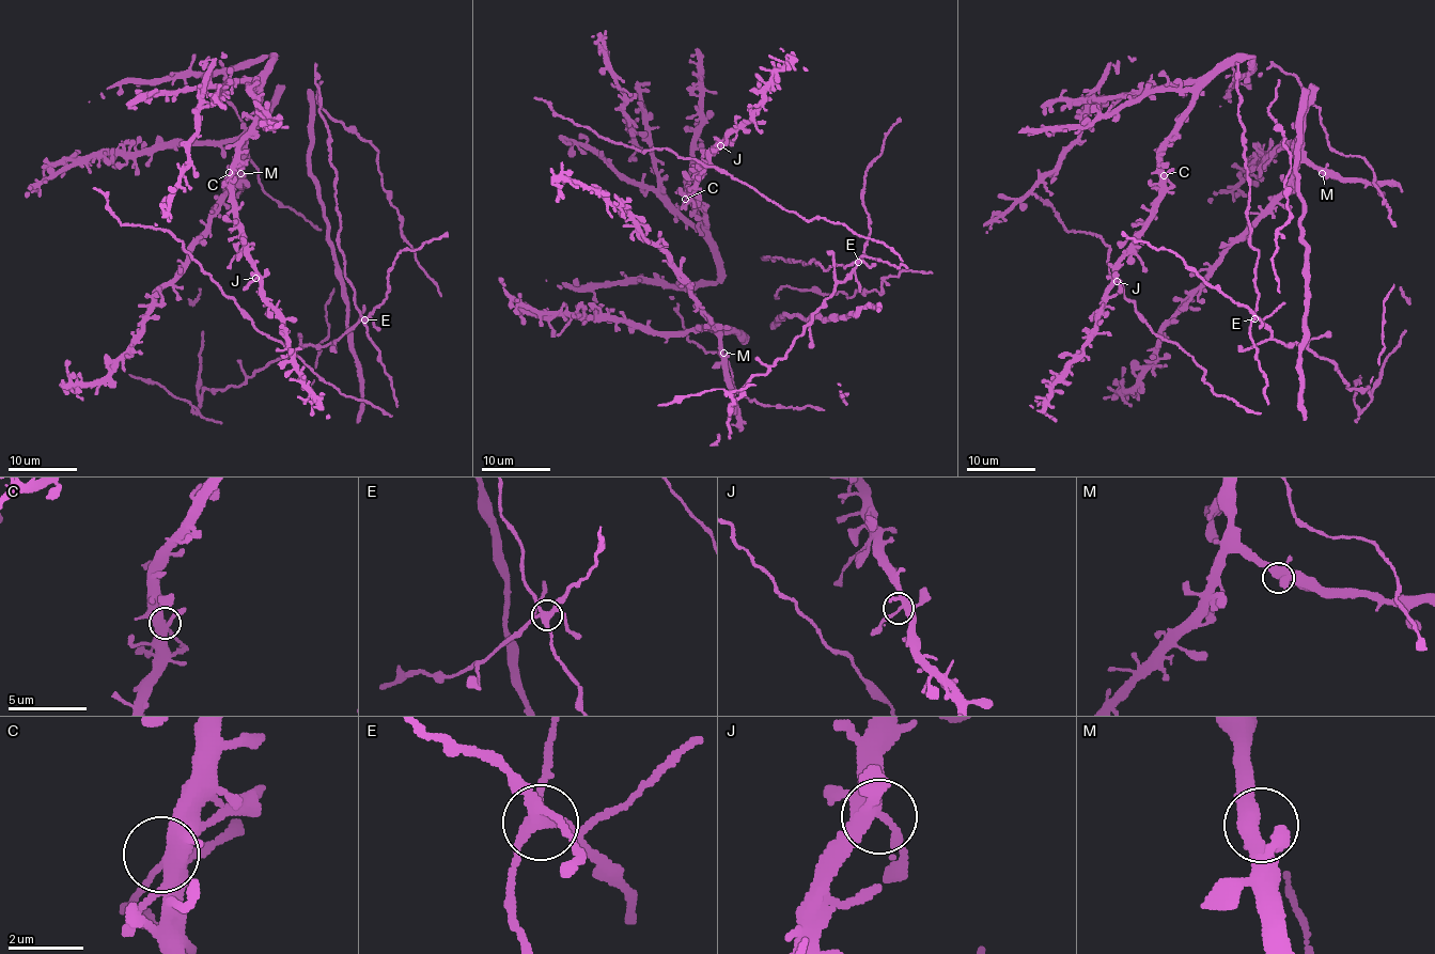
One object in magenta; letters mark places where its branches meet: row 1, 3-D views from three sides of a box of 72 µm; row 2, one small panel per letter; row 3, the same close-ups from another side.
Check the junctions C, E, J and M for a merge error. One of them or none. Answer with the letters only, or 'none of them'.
E

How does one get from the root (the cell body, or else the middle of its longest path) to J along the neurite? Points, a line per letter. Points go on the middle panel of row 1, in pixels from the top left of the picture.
J: (687, 196), (690, 196), (707, 155), (720, 145)

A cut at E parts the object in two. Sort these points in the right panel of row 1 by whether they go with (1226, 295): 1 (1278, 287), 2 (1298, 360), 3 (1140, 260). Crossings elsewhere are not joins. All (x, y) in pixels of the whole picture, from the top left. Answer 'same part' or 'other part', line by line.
1: other part
2: other part
3: other part

